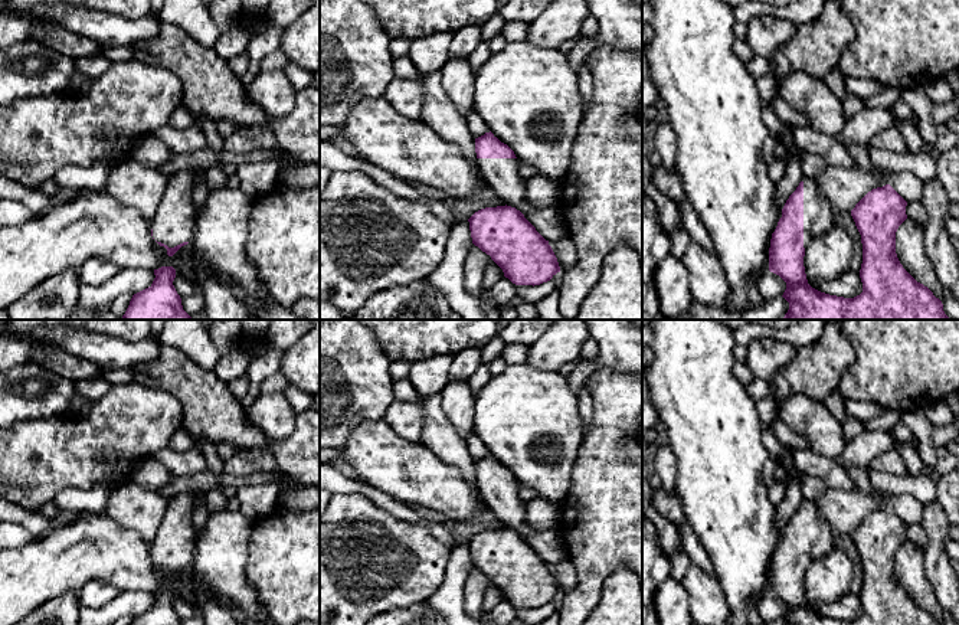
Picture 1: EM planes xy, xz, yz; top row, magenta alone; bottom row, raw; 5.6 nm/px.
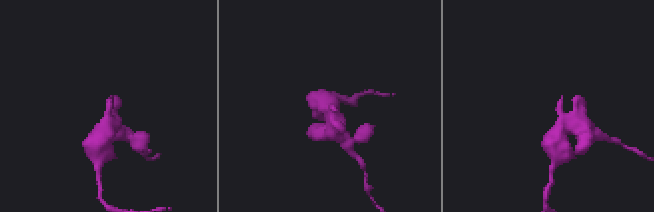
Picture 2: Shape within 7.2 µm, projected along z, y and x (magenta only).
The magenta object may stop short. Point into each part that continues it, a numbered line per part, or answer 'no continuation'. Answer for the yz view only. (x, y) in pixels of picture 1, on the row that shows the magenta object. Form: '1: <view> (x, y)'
1: yz (818, 216)

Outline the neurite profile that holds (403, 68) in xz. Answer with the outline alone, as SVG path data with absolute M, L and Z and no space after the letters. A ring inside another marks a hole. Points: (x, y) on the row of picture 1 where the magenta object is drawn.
M409 55L393 59L395 78L410 79L419 75Z

